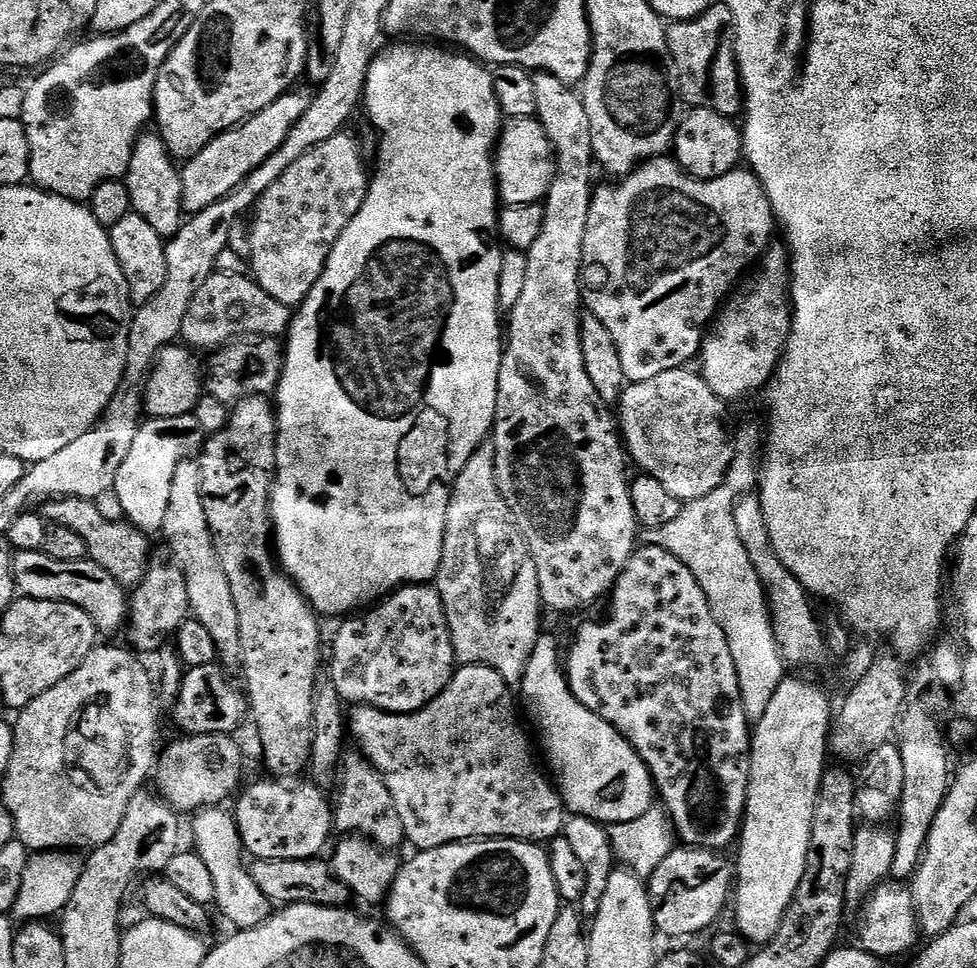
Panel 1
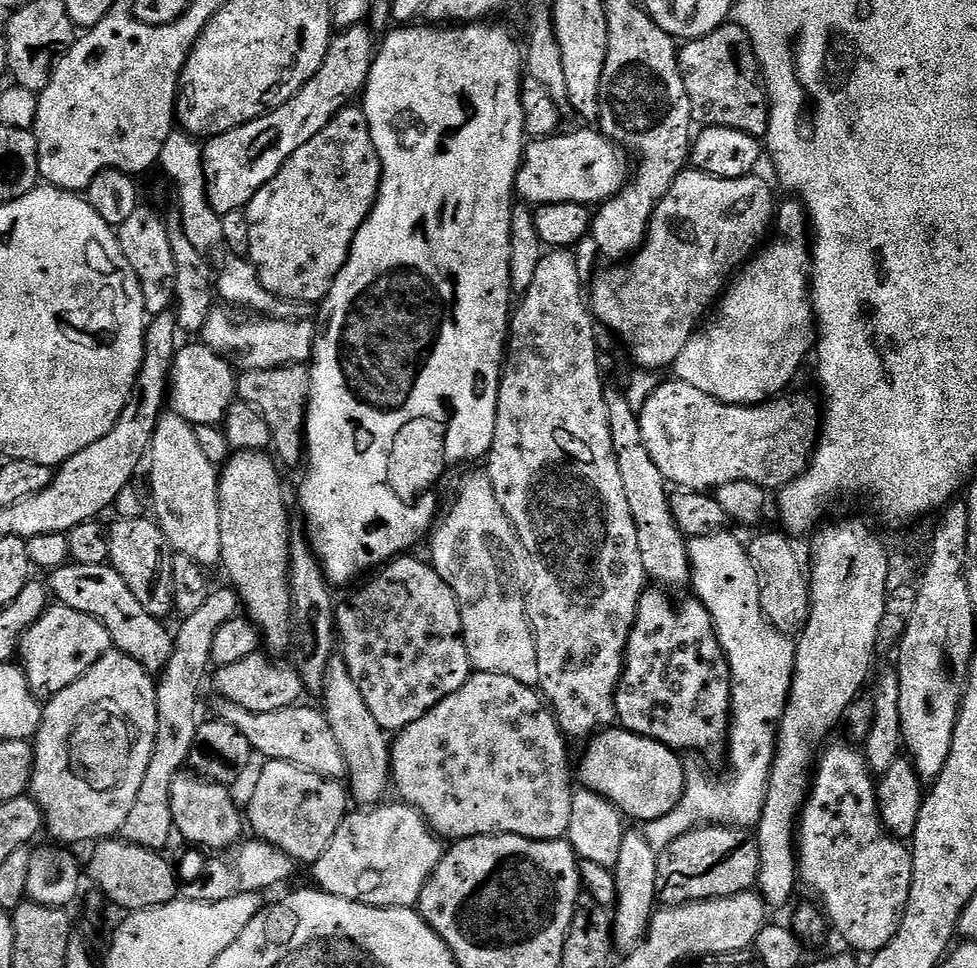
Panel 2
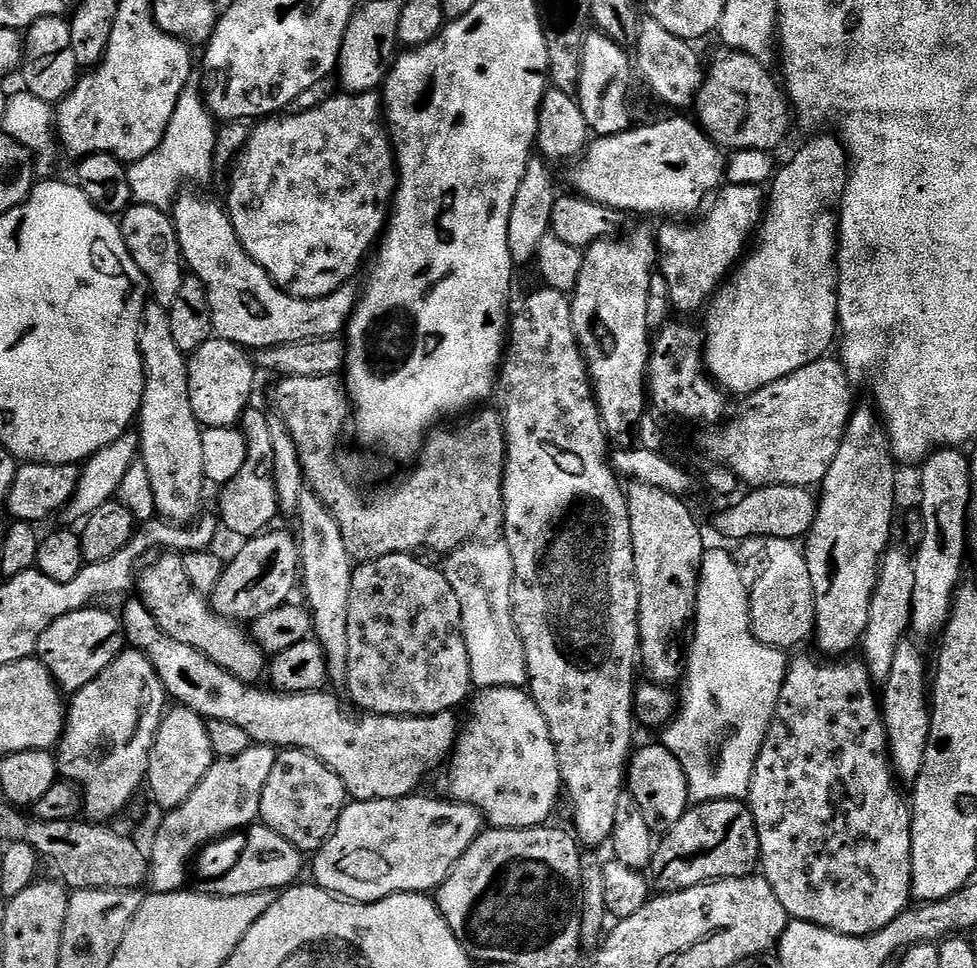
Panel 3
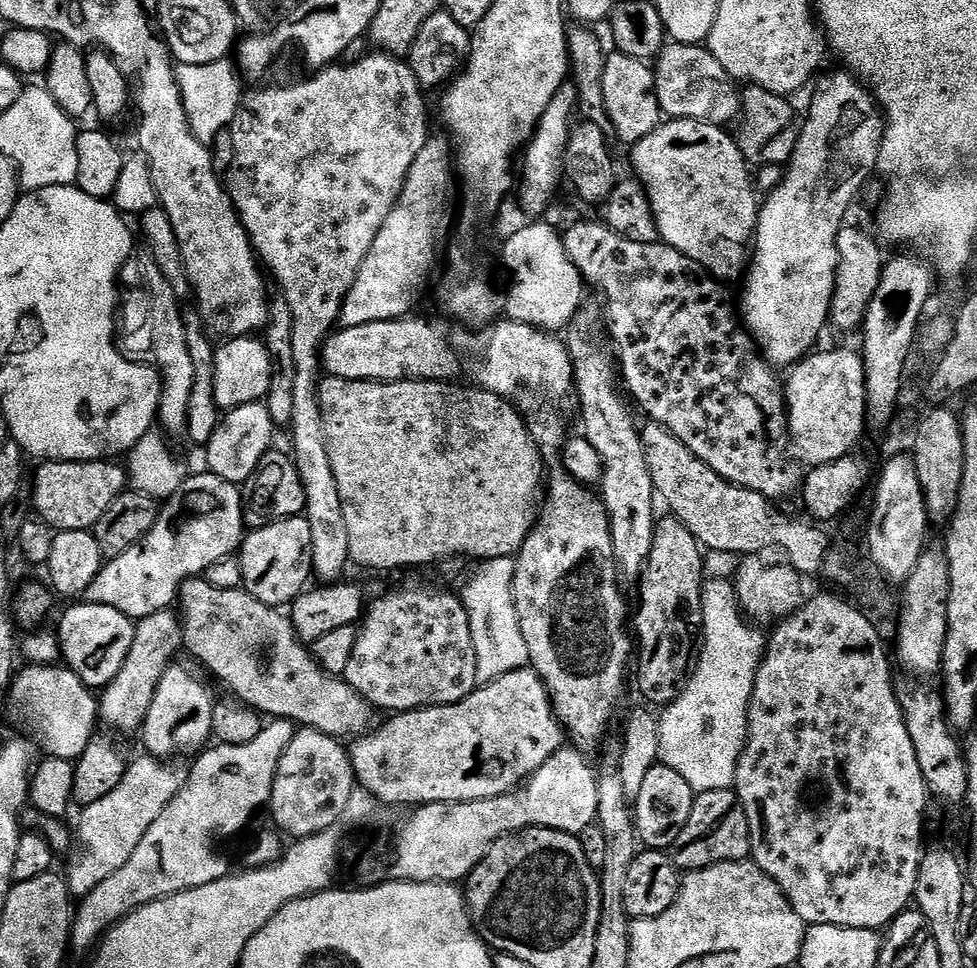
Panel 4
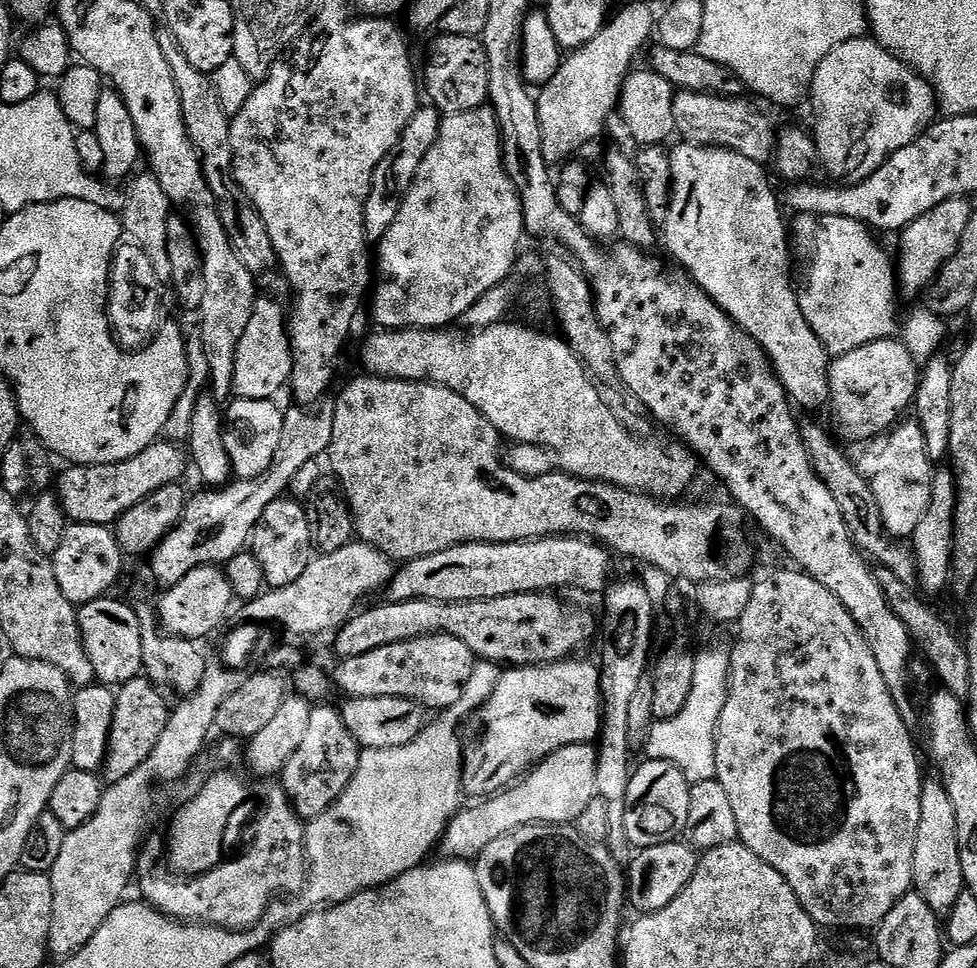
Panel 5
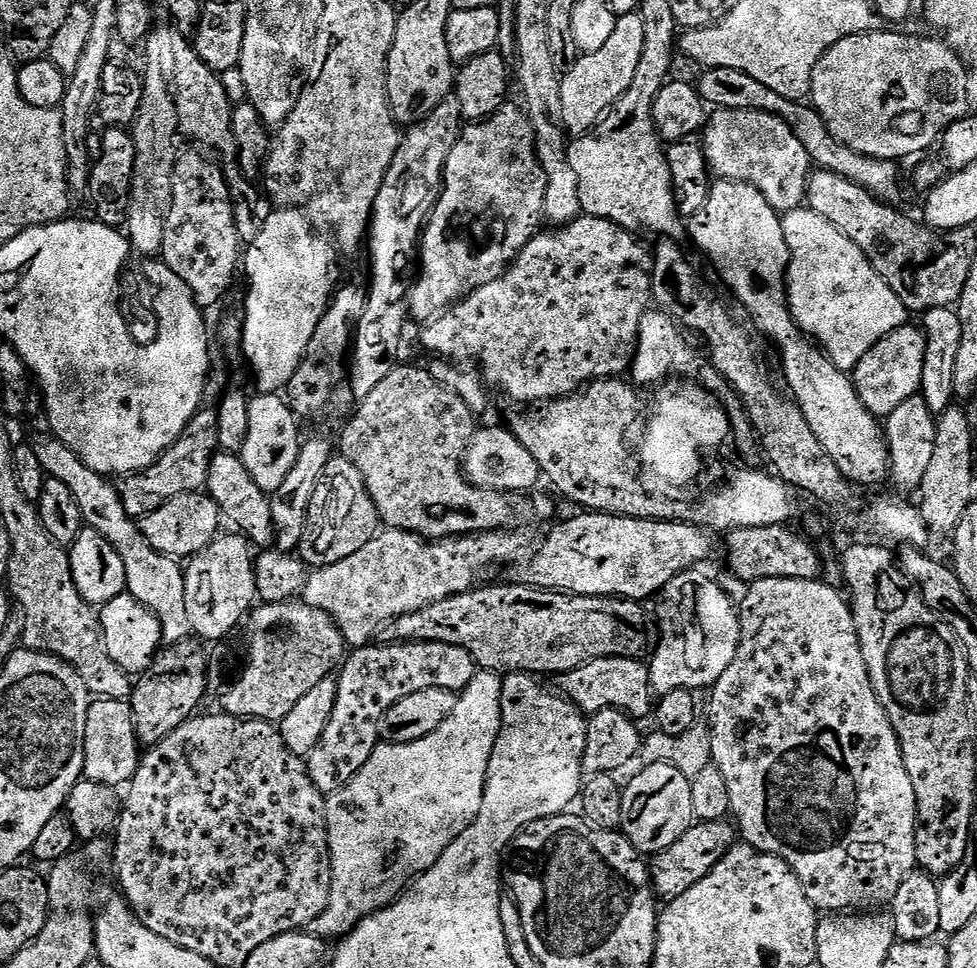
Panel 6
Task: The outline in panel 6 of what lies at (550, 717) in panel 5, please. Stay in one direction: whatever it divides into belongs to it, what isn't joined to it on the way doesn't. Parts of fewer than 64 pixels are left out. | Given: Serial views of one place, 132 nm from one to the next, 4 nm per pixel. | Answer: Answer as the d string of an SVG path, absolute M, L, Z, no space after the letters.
M607 656L586 662L559 677L559 691L571 700L581 713L595 714L607 708L619 708L637 722L654 712L654 693L648 683L648 667L635 656Z

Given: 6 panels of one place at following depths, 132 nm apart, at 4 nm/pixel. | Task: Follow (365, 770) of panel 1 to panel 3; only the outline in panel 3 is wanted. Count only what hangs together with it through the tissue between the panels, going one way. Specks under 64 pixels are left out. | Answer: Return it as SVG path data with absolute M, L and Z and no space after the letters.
M305 490L300 499L298 517L300 516L300 570L302 573L302 592L308 595L307 607L312 614L312 630L314 639L320 643L328 662L328 679L334 685L343 685L348 679L348 663L350 662L350 634L348 633L348 617L350 615L350 582L354 561L346 550L346 542L342 542L342 530L338 530L338 522L334 514L311 490Z

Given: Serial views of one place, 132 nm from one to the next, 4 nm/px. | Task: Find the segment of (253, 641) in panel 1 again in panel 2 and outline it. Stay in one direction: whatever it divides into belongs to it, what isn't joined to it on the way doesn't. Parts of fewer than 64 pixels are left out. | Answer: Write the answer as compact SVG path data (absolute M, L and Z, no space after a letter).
M236 450L218 472L222 530L220 564L228 575L227 583L240 598L247 619L259 628L263 647L272 654L283 653L280 651L291 645L293 630L288 570L294 528L288 525L288 508L284 505L284 484L280 481L279 470L277 461L267 451Z

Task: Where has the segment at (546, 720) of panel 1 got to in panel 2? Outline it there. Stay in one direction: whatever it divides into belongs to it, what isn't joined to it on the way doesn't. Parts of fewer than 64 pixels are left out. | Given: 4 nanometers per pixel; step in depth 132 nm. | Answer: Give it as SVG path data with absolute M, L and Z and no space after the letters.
M619 726L597 732L584 746L584 757L580 760L580 776L578 772L579 783L581 780L584 783L581 785L587 791L596 792L602 798L609 800L625 817L633 816L634 819L640 820L639 822L657 820L670 814L670 810L674 810L674 806L678 806L684 793L686 764L685 761L680 761L683 759L673 749L658 743L657 740L627 732Z

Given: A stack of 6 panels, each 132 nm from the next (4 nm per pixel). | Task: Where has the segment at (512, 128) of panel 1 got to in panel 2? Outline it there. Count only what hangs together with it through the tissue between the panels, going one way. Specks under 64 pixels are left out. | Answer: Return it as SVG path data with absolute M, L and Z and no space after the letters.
M580 126L577 132L564 132L544 136L540 139L533 139L525 147L524 159L520 162L520 169L516 175L515 195L520 196L521 201L527 202L532 206L542 204L553 204L554 202L575 202L585 206L599 206L612 196L617 196L621 188L624 187L630 176L630 164L626 159L625 153L613 142L609 140L603 132L593 130L591 127Z

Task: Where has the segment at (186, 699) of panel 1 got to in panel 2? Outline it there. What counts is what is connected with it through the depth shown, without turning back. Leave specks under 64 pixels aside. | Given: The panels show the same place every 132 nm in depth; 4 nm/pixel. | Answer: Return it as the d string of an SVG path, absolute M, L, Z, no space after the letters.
M263 651L250 654L250 658L242 658L242 662L234 662L225 668L216 668L217 697L229 700L232 704L242 706L254 714L270 714L270 710L291 708L301 703L300 695L306 689L295 664L284 658L273 658Z

